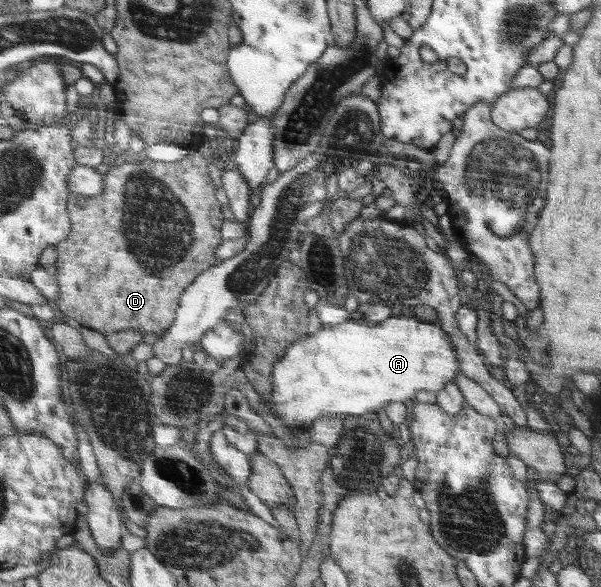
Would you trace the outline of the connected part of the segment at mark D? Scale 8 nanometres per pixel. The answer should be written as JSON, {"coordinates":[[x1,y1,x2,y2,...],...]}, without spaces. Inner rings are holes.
{"coordinates":[[197,150,188,153,183,159,169,163,146,161,142,158,130,160,124,157,118,165,105,175,106,188,101,195,86,198,81,194,76,194,71,197,68,210,72,215,72,234,70,238,56,245,59,257,55,264,57,269,55,276,60,283,60,296,53,303,62,315,67,315,81,322,83,326,102,331,106,336,118,334,125,330,141,330,146,334,157,333,158,335,165,333,165,330,176,319,180,307,180,298,183,297,184,290,191,286,205,270,221,263,221,260,217,260,216,253,217,246,221,243,221,223,225,219,223,219,223,213,221,213,221,205,215,199,215,185,209,177,209,167,207,165,209,165,207,159,201,157,201,153]]}

